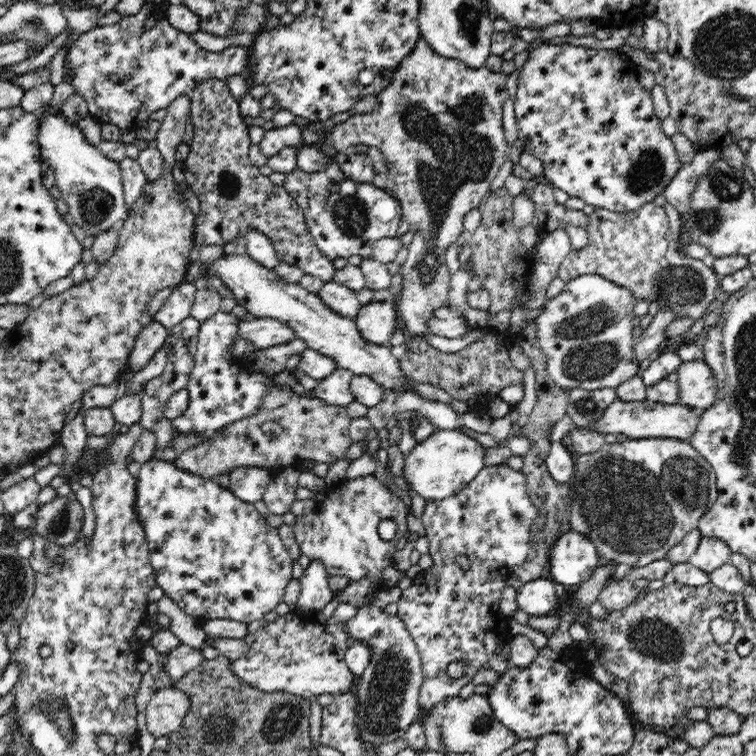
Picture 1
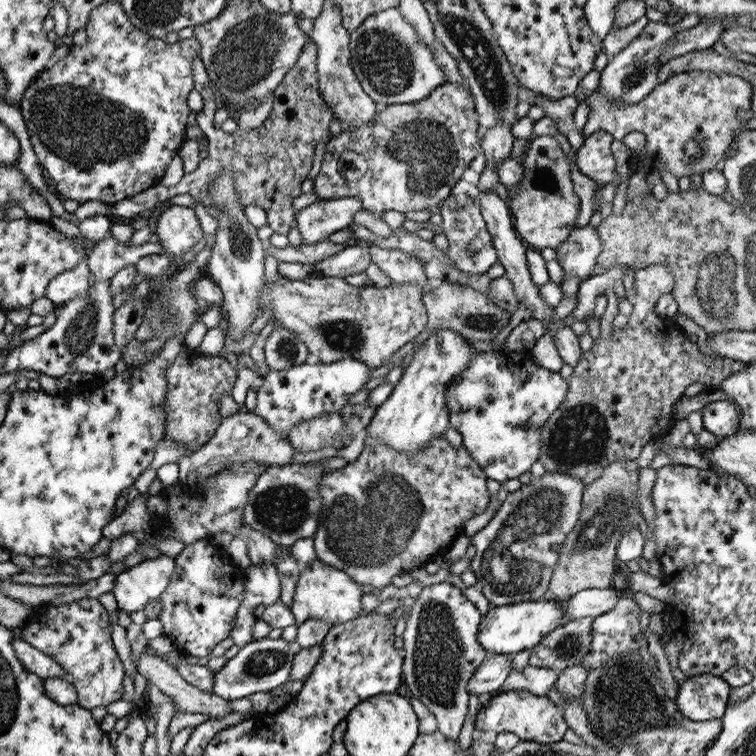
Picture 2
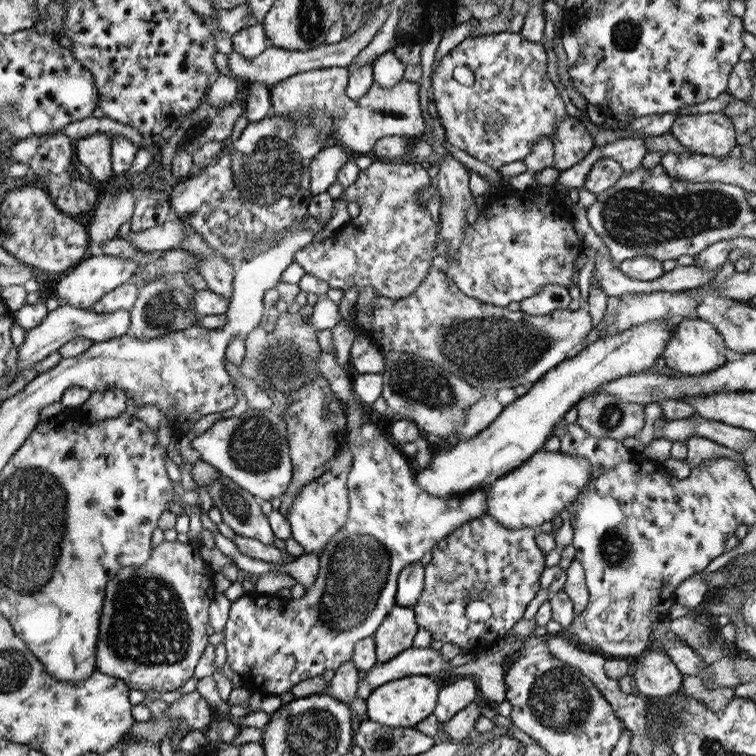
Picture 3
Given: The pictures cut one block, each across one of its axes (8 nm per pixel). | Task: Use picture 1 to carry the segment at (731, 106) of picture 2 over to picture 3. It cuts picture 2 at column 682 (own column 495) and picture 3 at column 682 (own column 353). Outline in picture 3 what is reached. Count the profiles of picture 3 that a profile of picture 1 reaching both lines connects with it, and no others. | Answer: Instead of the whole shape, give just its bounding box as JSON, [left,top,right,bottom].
[669,112,737,160]

